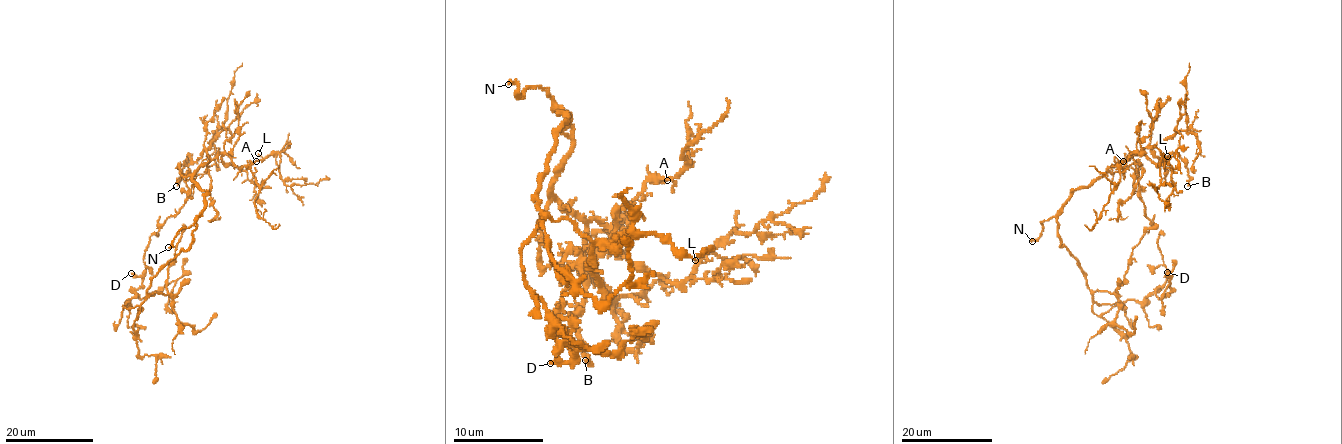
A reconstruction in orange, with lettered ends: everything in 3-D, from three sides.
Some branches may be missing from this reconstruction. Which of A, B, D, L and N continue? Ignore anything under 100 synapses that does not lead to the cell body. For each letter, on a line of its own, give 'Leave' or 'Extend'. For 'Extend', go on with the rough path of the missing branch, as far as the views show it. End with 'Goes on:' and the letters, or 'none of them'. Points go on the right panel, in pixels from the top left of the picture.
A: Leave
B: Leave
D: Leave
L: Leave
N: Extend. Course of what is missing: (1032, 241), (1038, 248), (1037, 257), (1048, 265), (1049, 272), (1044, 307), (1051, 324), (1048, 326)
Goes on: N

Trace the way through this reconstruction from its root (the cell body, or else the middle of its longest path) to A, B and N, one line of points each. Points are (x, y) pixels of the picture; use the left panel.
A: (201, 213), (203, 196), (207, 192), (192, 179), (199, 166), (220, 154), (226, 154), (238, 168), (256, 161)
B: (201, 213), (203, 196), (207, 192), (192, 178), (209, 160), (205, 149), (195, 161), (188, 154), (176, 186)
N: (201, 213), (192, 226), (179, 231), (172, 246), (168, 247)

